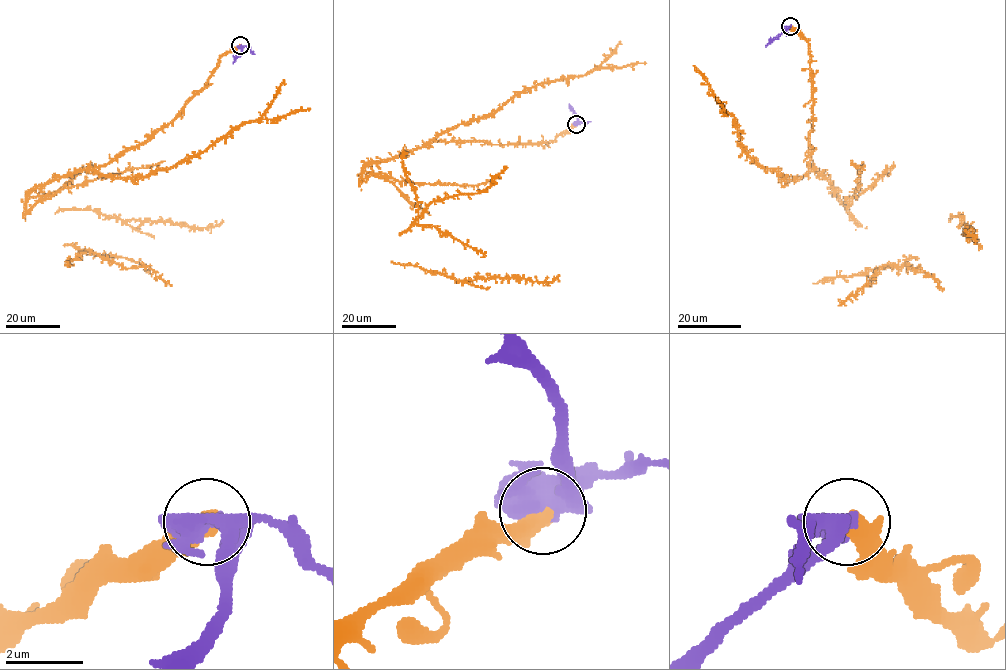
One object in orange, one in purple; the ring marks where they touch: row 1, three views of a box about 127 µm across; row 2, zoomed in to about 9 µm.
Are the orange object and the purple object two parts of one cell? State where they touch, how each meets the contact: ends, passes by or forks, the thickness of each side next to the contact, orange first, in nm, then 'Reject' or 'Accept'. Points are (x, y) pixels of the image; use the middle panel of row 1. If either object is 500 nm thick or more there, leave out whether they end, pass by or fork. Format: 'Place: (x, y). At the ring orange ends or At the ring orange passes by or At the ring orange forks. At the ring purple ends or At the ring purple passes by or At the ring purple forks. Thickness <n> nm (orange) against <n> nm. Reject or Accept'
Place: (576, 124). Thickness 500 nm (orange) against 480 nm. Reject

